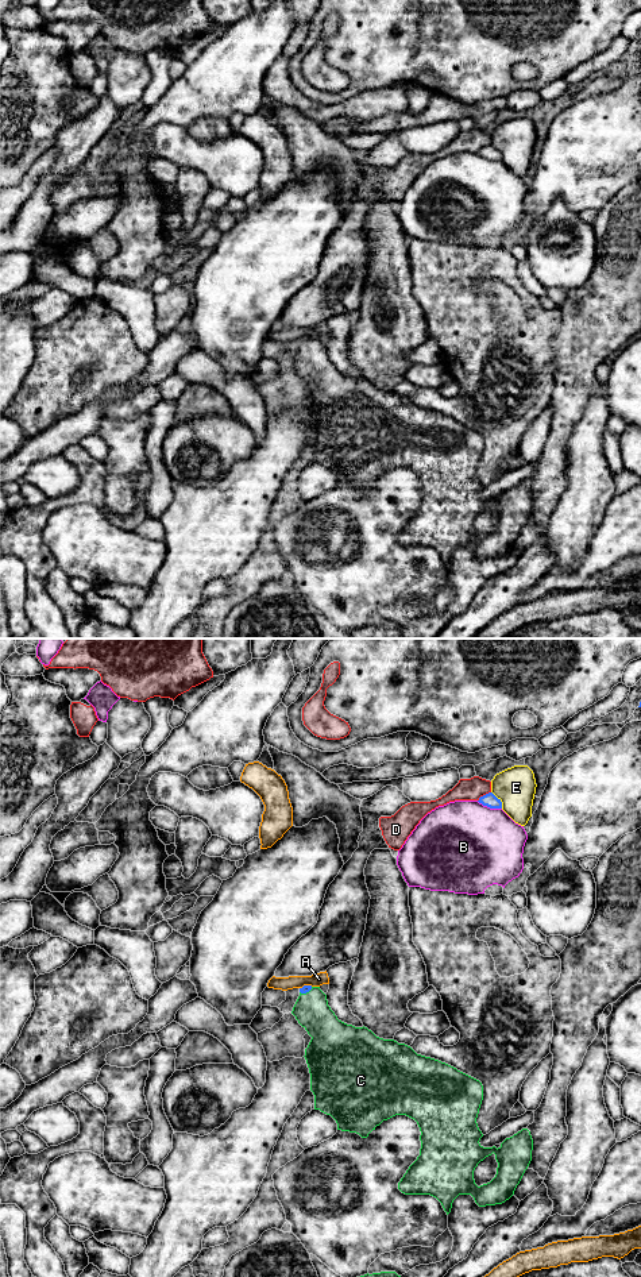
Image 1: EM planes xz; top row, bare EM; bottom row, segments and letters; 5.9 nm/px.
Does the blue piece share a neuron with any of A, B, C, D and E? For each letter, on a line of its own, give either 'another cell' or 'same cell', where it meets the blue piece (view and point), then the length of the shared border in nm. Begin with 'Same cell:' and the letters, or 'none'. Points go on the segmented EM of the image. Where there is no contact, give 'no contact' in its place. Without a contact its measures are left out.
Same cell: C
A: another cell; contact xz (305, 986); length 80 nm
B: another cell; contact xz (489, 806); length 160 nm
C: same cell; contact xz (305, 992); length 90 nm
D: another cell; contact xz (483, 795); length 100 nm
E: another cell; contact xz (498, 799); length 120 nm

